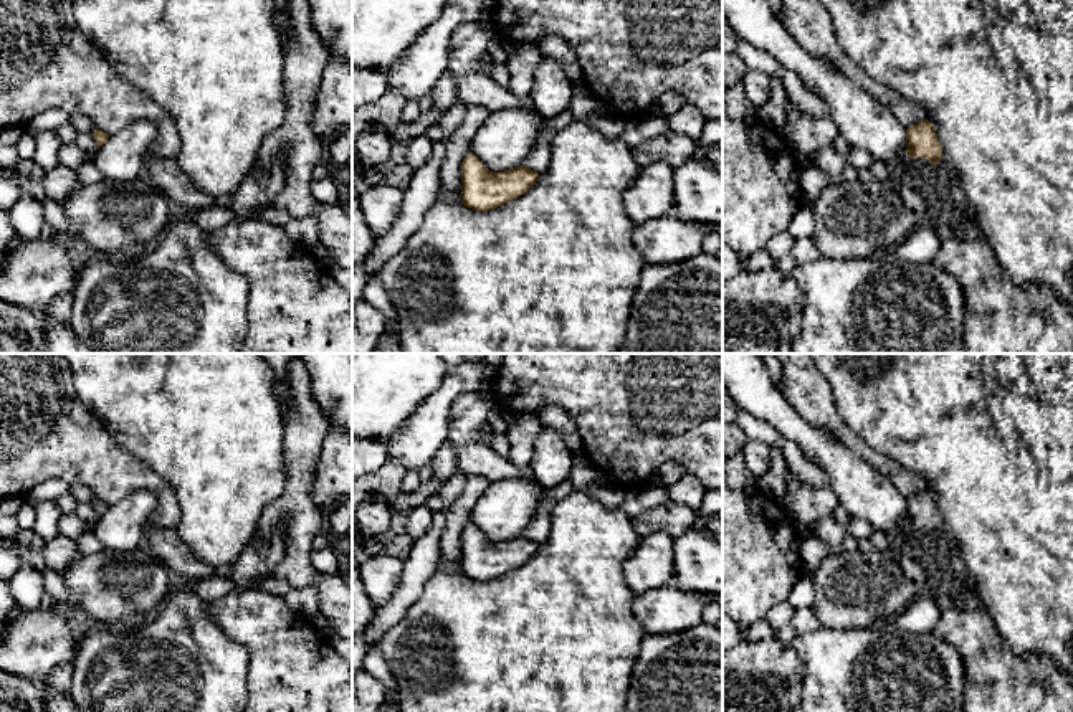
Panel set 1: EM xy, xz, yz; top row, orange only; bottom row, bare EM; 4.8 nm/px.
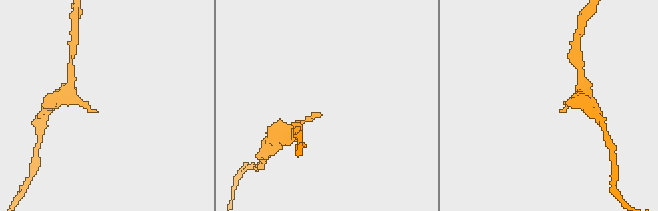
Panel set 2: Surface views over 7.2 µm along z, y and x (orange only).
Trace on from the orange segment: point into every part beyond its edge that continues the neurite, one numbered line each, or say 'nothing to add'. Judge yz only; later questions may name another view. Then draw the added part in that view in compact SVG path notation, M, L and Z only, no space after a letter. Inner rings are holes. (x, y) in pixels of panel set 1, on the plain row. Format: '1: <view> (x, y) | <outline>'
1: yz (911, 536) | M904 527L903 529L903 537L901 537L901 545L914 550L918 543L926 543L929 540L934 540L934 534L921 529L921 527Z

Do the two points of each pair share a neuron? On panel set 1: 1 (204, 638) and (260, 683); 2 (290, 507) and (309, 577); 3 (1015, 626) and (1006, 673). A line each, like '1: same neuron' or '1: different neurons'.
1: different neurons
2: same neuron
3: different neurons

